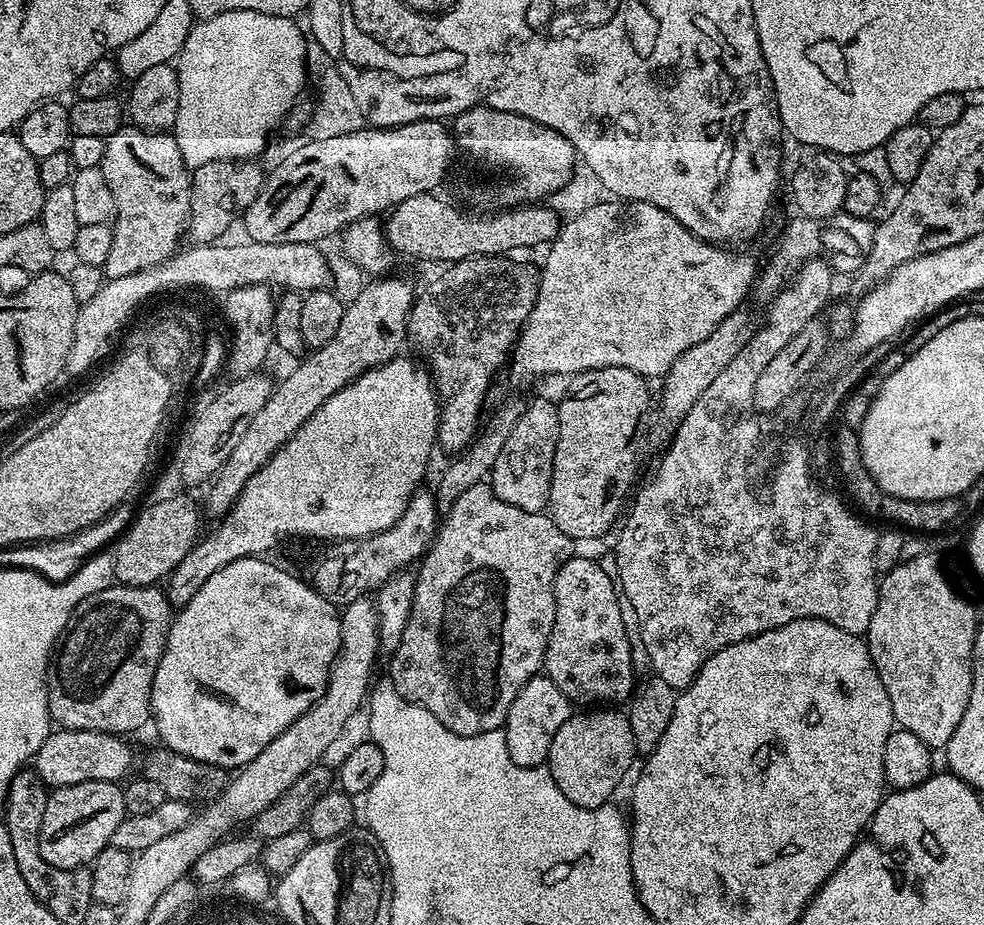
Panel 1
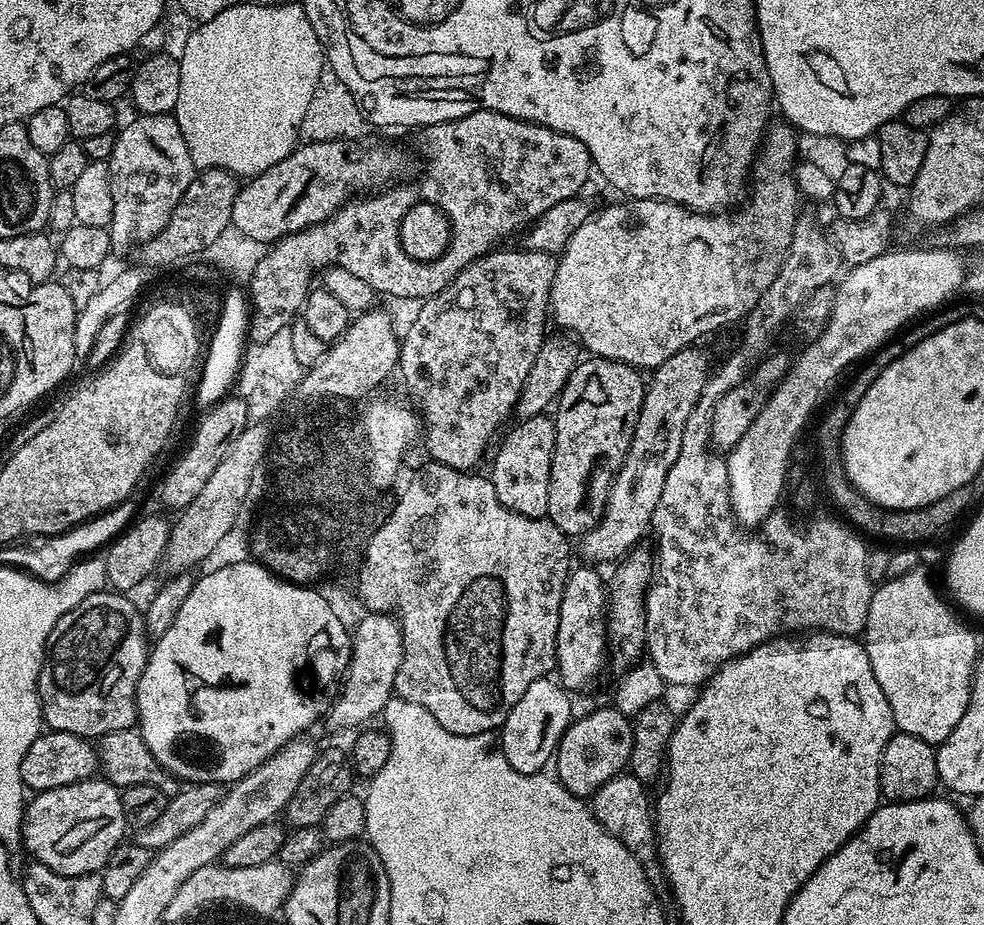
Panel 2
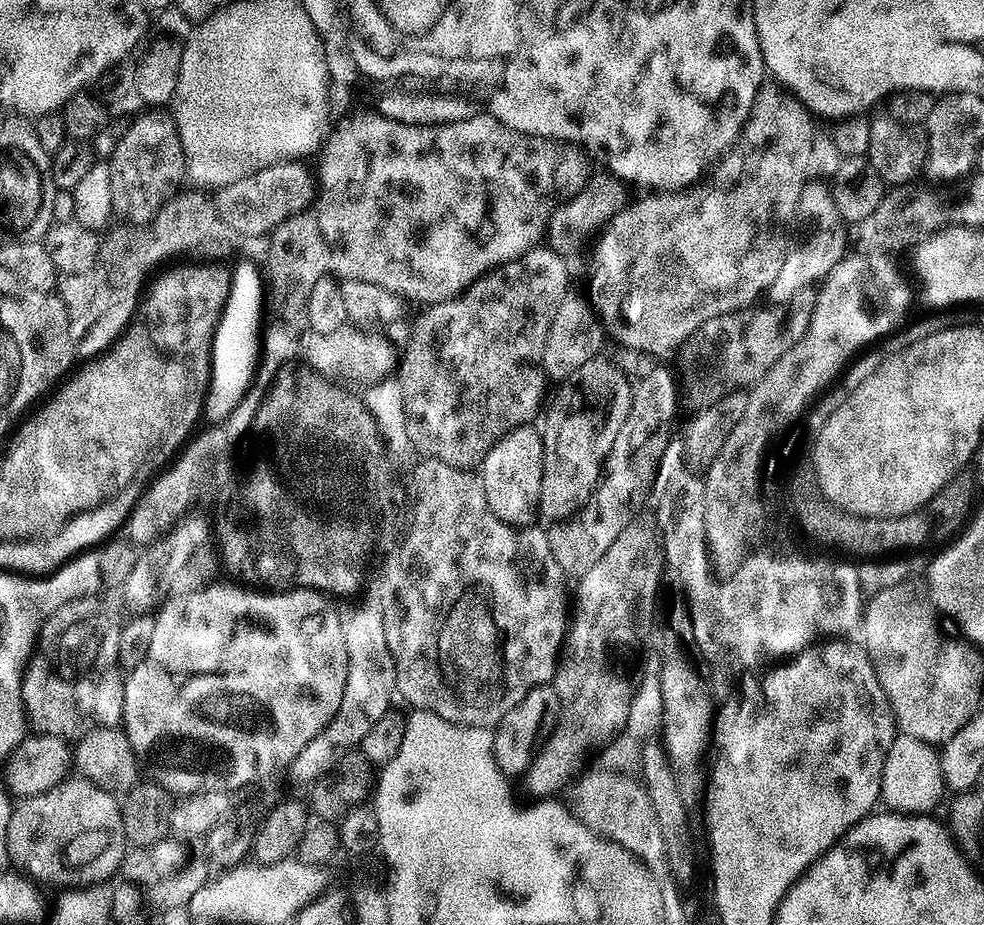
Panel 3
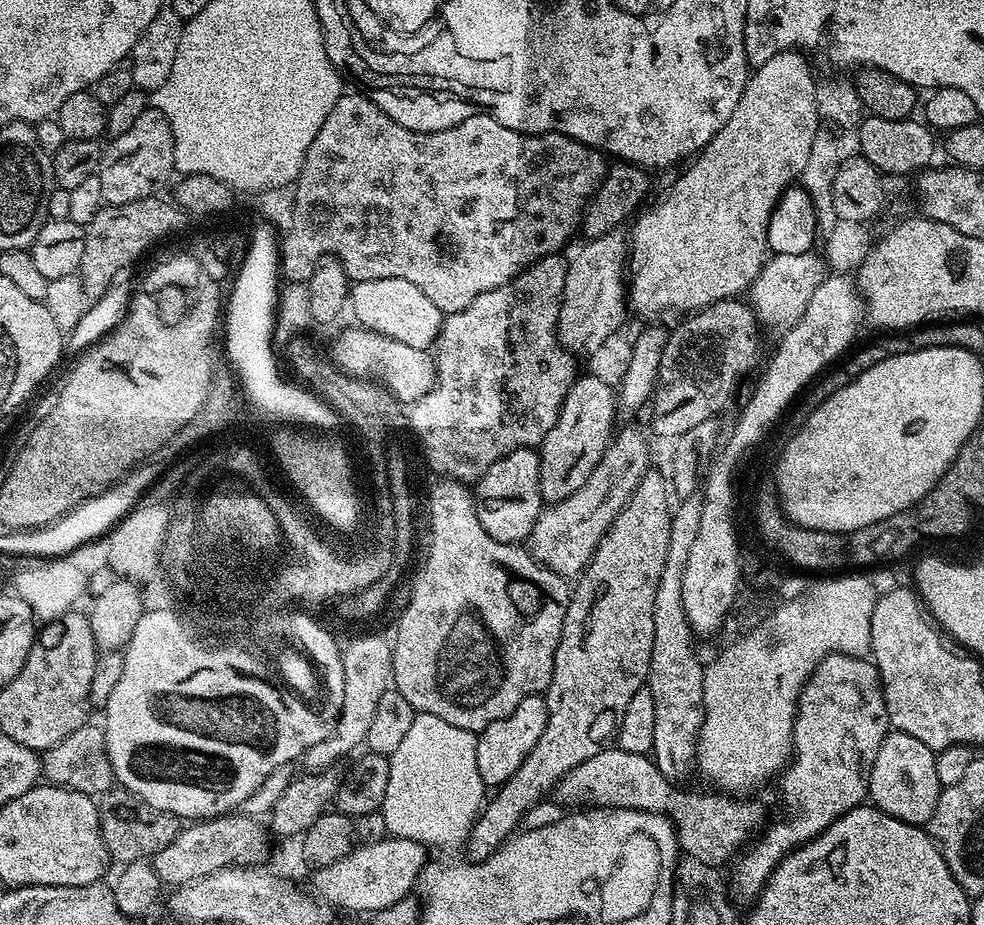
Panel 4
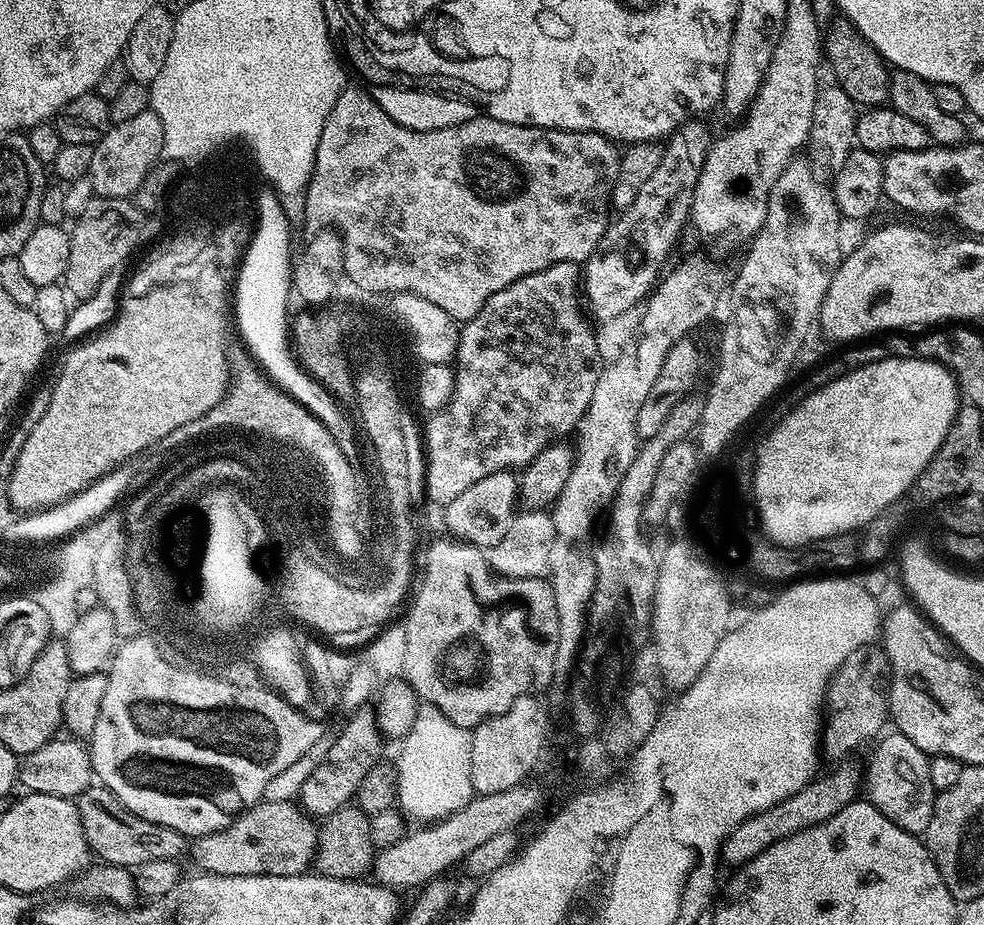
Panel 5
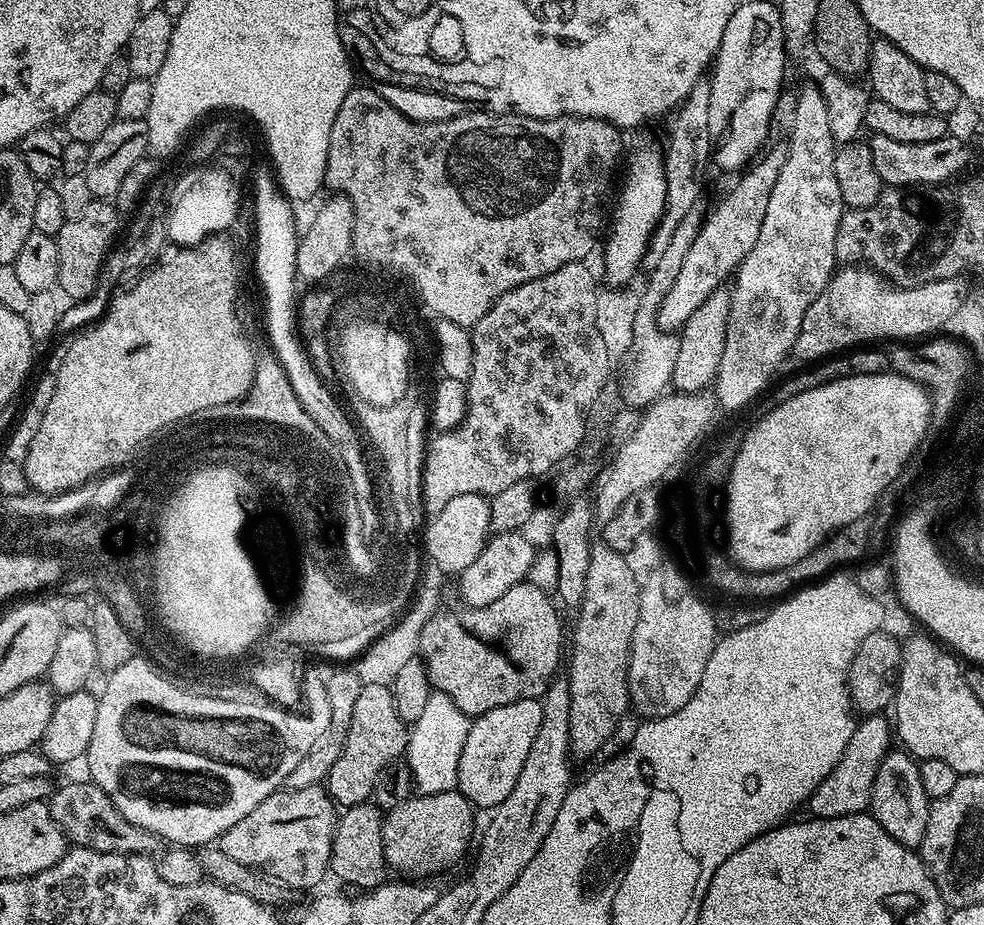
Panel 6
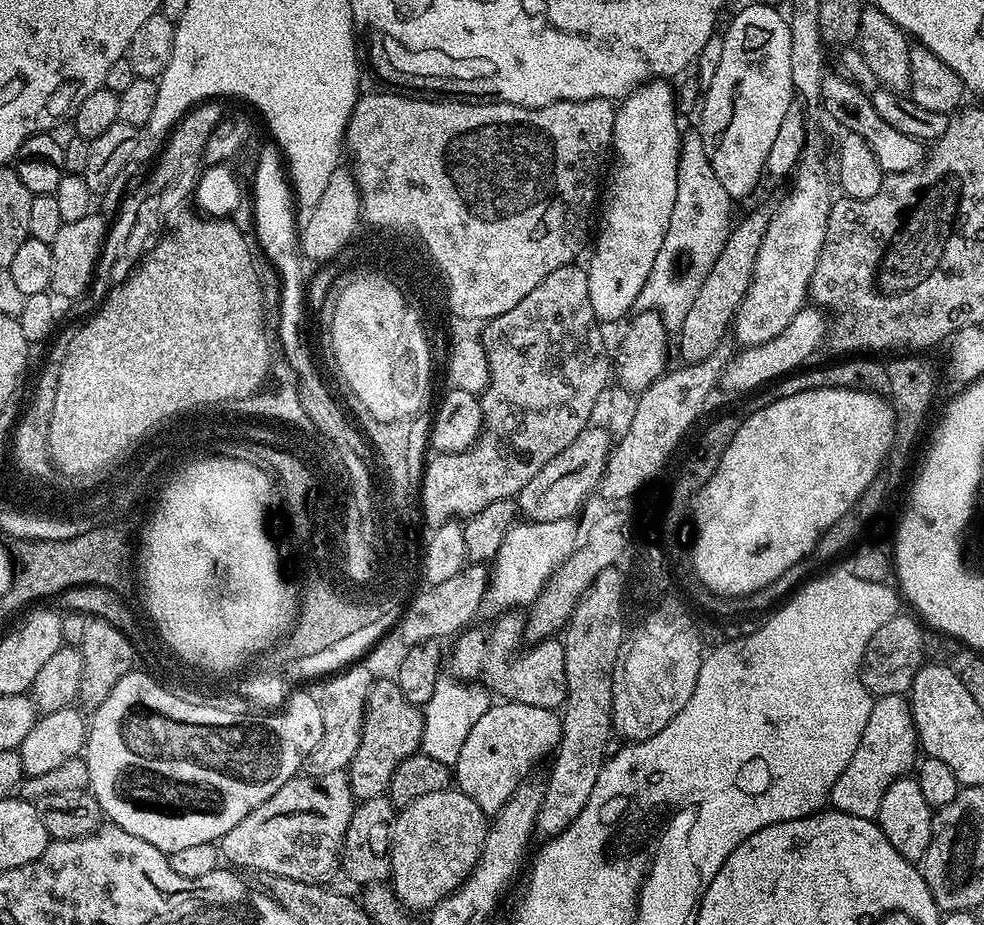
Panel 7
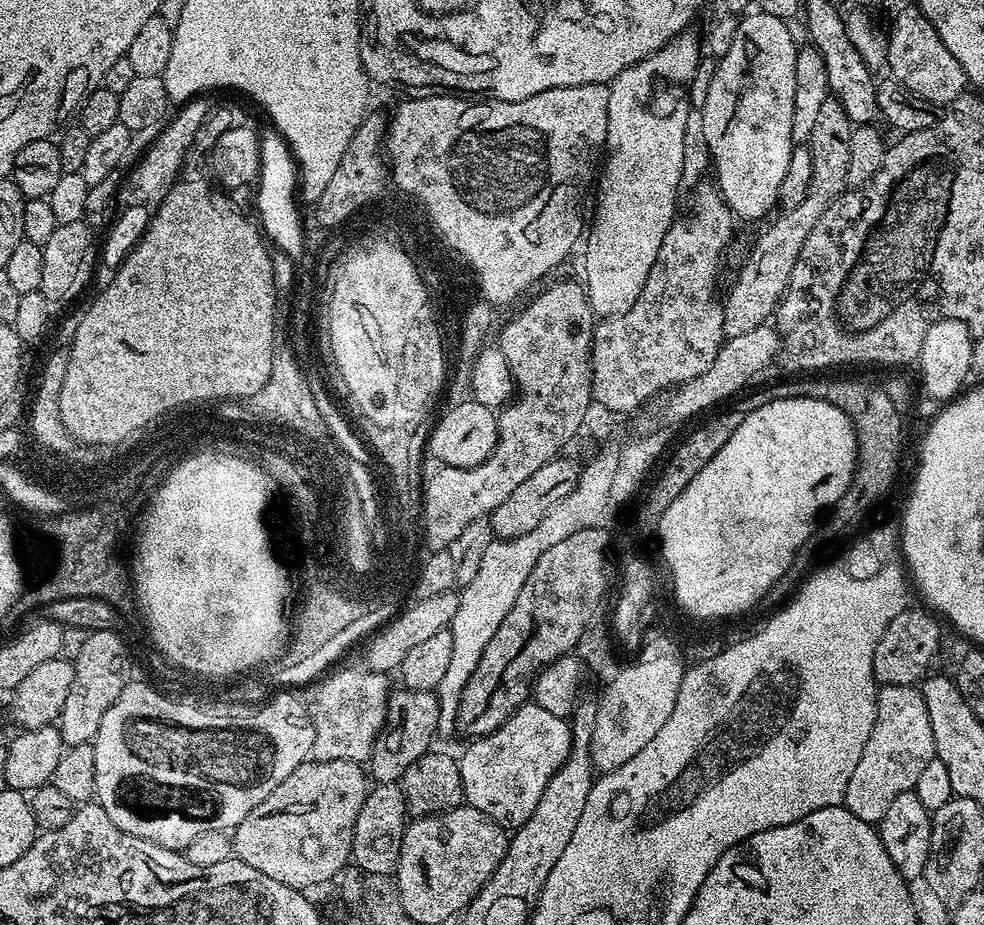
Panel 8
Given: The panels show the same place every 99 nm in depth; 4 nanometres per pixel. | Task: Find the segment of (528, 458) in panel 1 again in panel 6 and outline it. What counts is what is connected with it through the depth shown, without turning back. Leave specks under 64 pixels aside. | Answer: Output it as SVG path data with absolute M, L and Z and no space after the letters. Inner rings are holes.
M462 494L461 497L446 502L446 506L442 506L442 510L438 510L427 521L422 532L423 551L427 559L429 556L442 571L462 573L466 566L470 566L470 562L474 562L474 558L478 558L478 554L482 554L484 545L490 539L491 526L489 497Z

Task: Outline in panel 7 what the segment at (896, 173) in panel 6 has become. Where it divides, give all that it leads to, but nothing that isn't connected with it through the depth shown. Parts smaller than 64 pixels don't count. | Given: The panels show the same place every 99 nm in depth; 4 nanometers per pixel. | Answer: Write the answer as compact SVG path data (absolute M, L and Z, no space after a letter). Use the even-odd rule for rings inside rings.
M832 74L825 75L822 82L821 107L827 114L847 132L858 134L866 140L874 152L878 164L886 174L893 172L905 172L908 169L916 168L926 155L925 145L910 138L909 135L901 134L887 125L874 110L872 99L856 82L850 78L840 80Z

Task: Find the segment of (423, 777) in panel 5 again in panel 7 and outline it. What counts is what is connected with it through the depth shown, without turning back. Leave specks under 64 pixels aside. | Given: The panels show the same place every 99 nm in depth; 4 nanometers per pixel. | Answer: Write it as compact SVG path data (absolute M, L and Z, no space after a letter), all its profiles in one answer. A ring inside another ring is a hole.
M452 674L441 675L439 684L434 686L434 695L431 702L423 705L424 729L422 730L419 751L426 753L430 758L449 766L455 765L456 753L466 742L466 734L470 734L470 726L486 714L490 707L489 689L476 682L465 682Z

